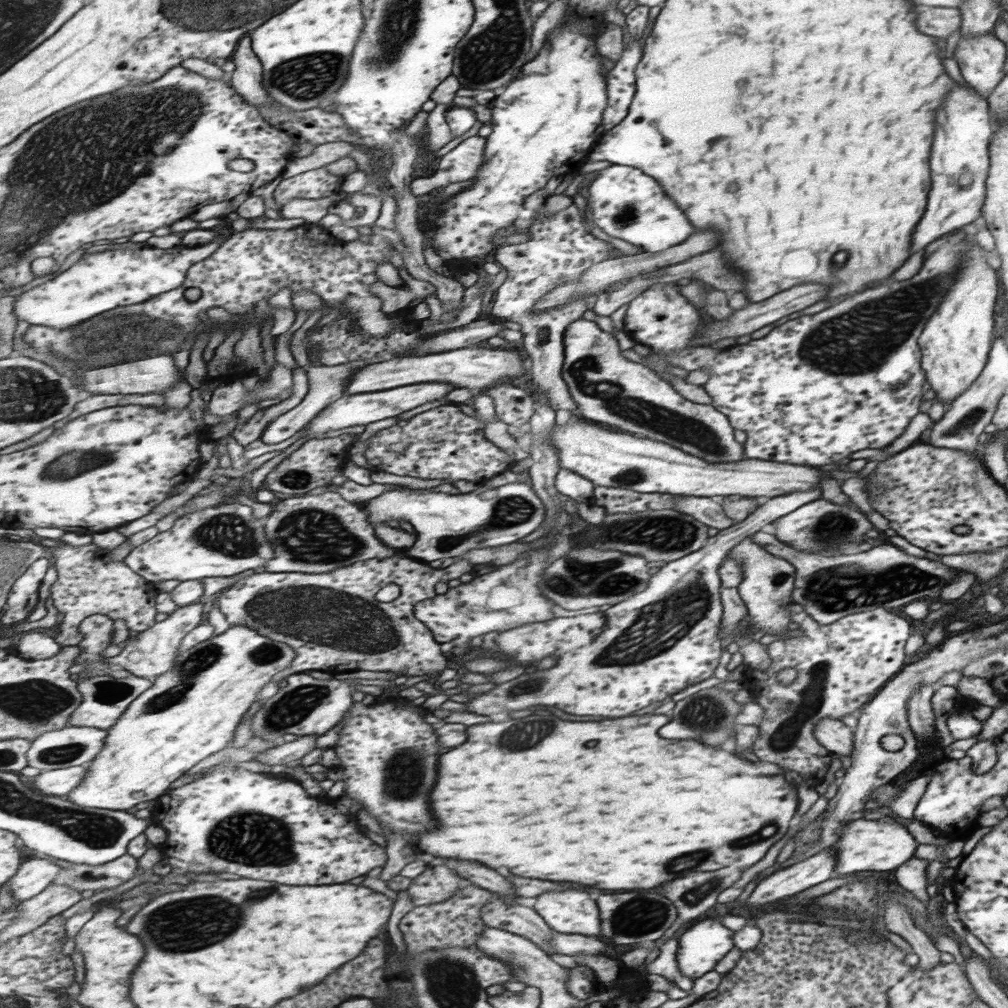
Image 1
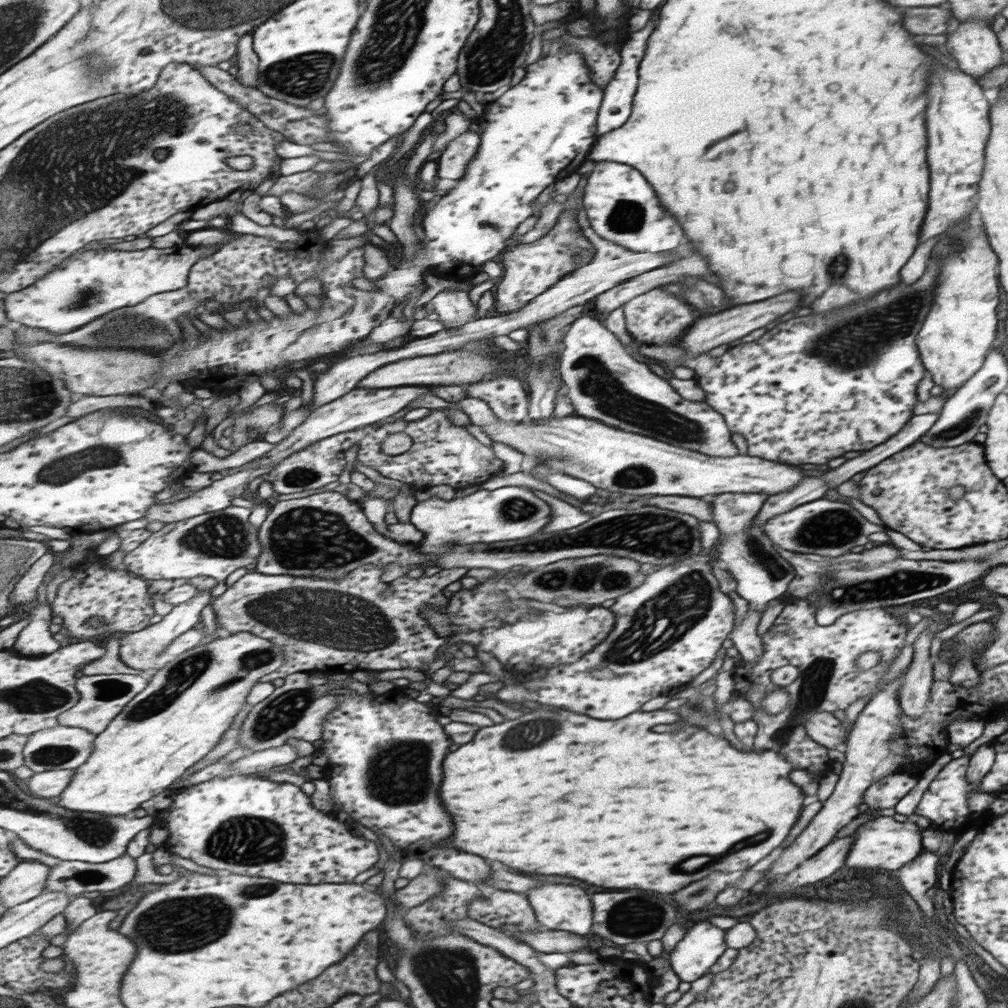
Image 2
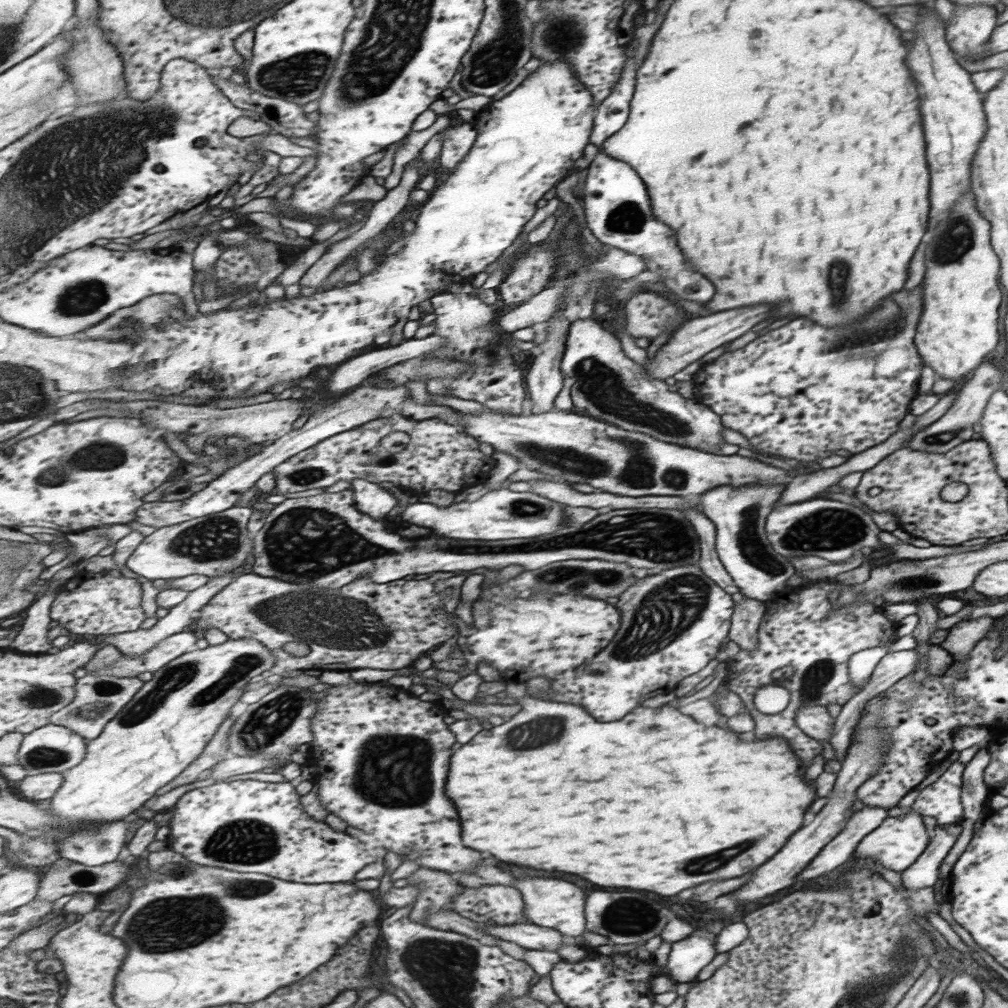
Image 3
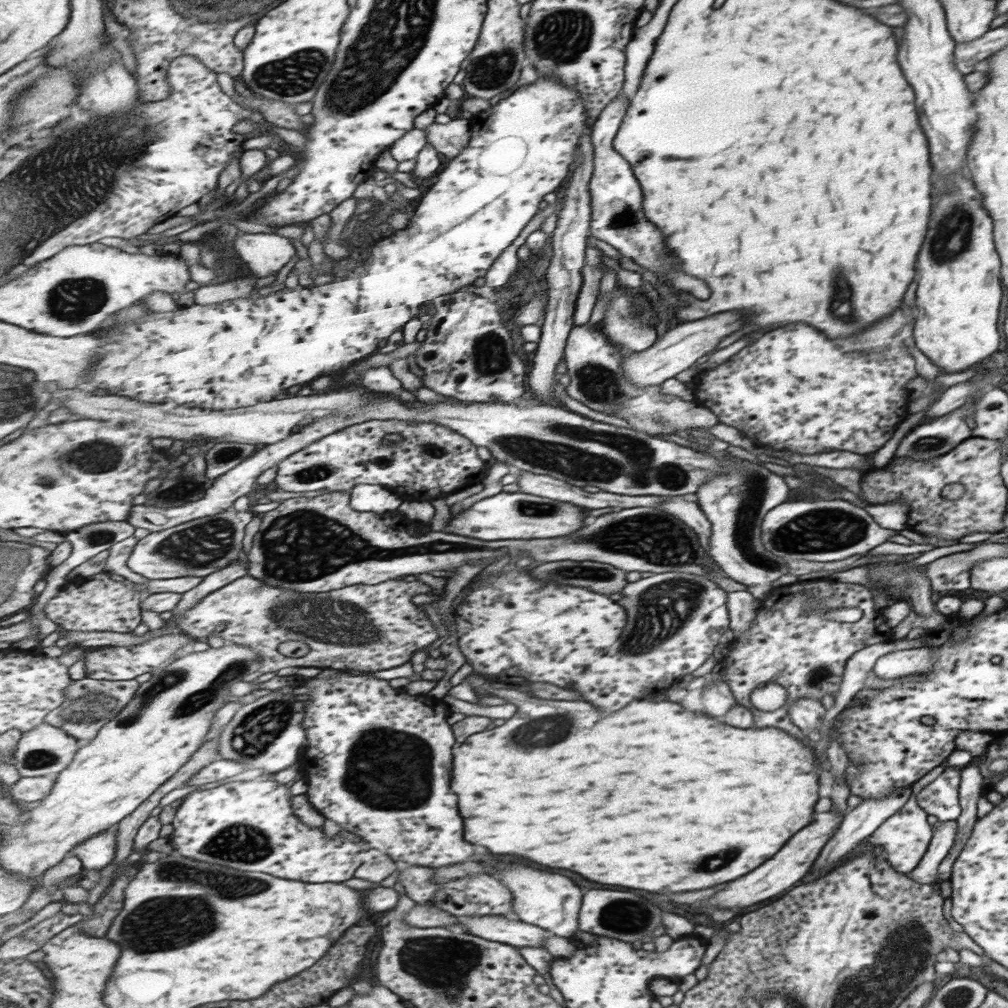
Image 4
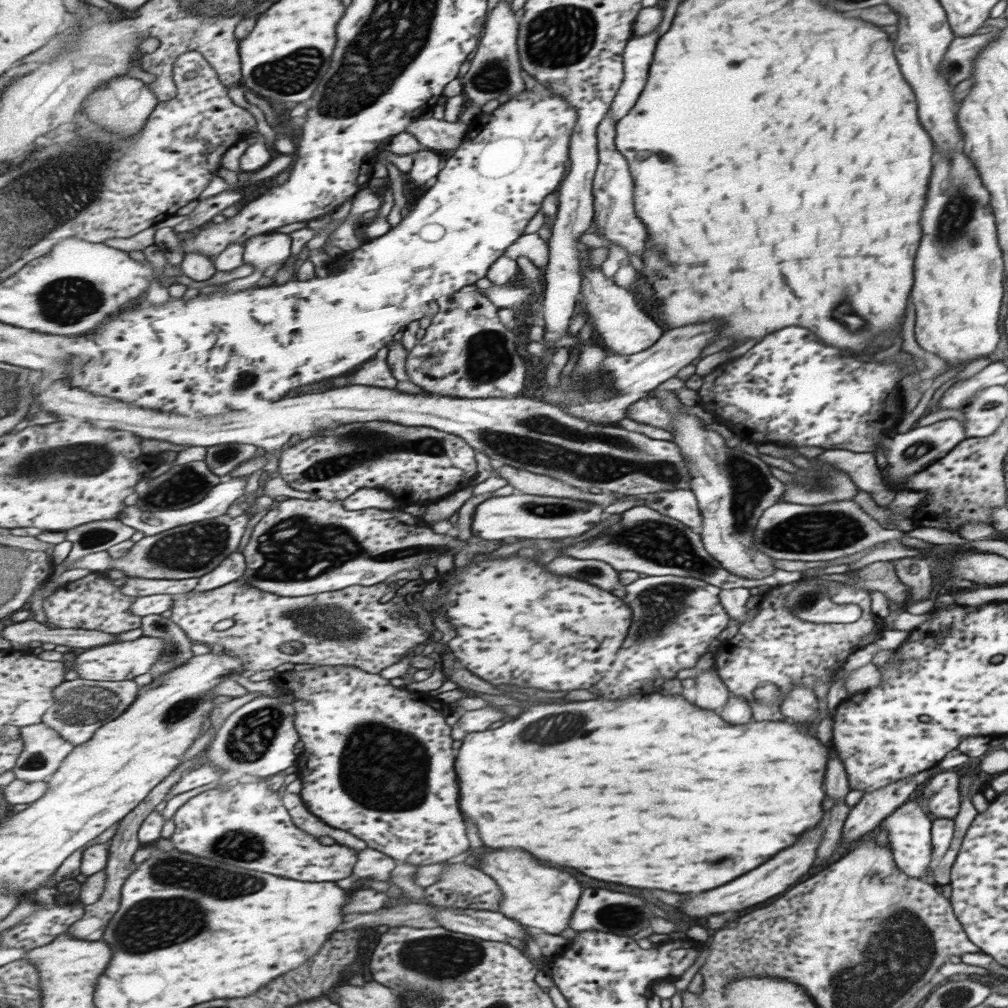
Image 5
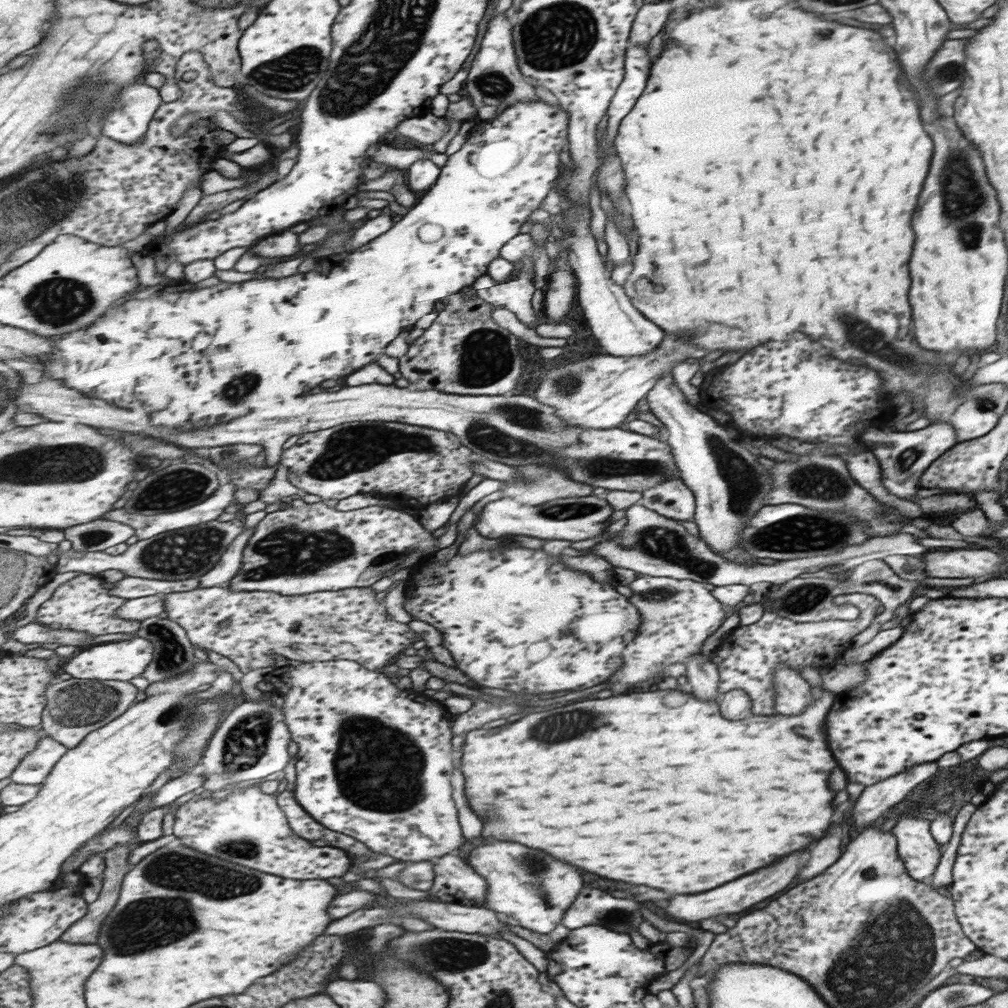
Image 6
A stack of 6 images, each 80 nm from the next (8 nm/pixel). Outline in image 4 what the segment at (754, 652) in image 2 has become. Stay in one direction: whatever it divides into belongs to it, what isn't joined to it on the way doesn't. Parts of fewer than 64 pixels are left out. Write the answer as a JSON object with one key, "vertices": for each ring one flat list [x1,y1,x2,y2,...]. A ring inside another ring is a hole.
{"vertices":[[745,590,727,592,728,609,730,610,730,627,734,637,749,630,751,621,756,618,756,611,761,605,758,599]]}

